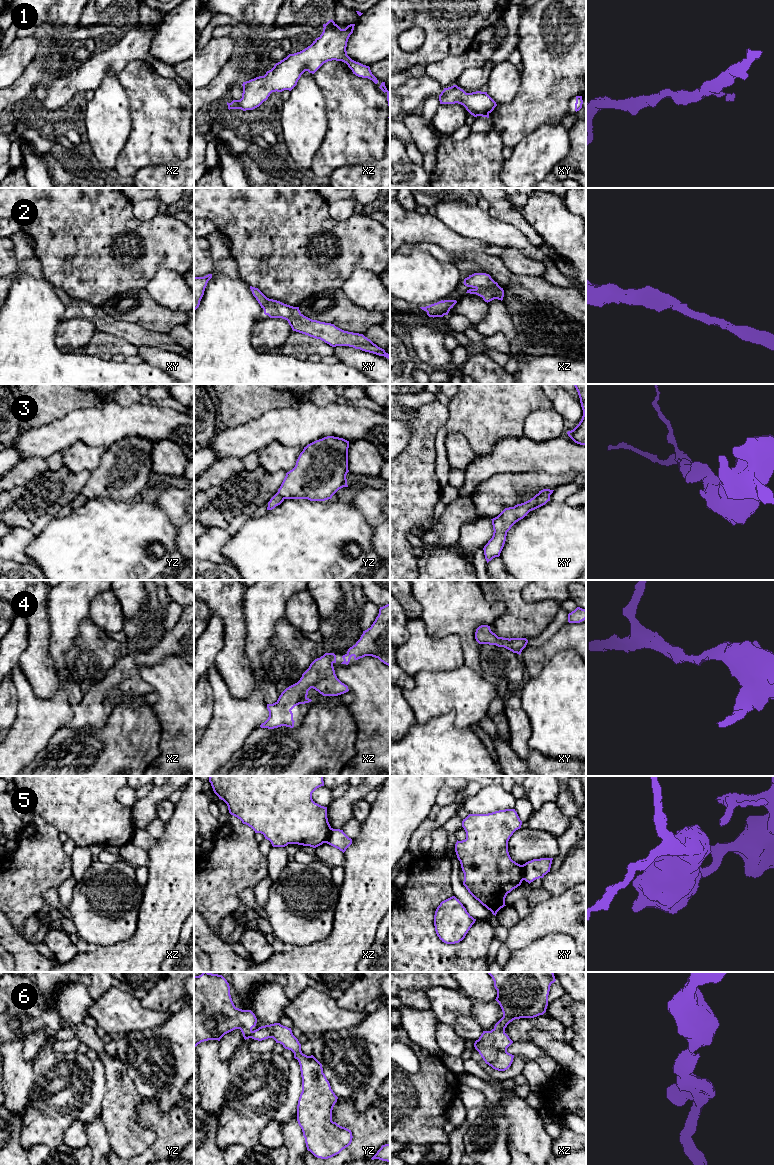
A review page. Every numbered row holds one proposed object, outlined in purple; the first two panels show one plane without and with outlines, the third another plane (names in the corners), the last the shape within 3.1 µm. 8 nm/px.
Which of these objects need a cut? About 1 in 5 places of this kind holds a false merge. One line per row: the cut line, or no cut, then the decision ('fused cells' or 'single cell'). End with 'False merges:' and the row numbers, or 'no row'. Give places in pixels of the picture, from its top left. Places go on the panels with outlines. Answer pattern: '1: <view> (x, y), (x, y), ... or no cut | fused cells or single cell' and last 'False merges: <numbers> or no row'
1: no cut | single cell
2: no cut | single cell
3: no cut | single cell
4: no cut | single cell
5: xz (332, 828), (325, 842) | fused cells
6: no cut | single cell
False merges: 5

